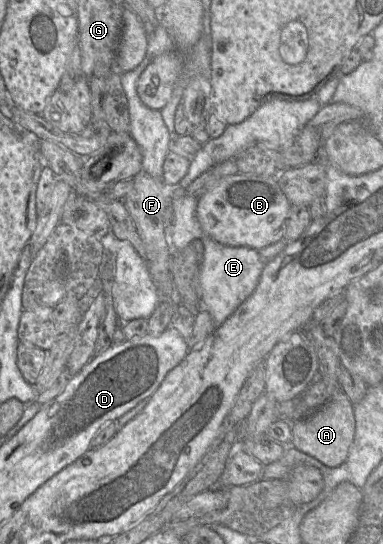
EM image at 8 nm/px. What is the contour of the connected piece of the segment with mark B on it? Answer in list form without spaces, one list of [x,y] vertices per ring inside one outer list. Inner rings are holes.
[[[234,173],[217,181],[198,198],[196,213],[203,231],[216,242],[260,250],[283,239],[291,206],[277,176]]]

